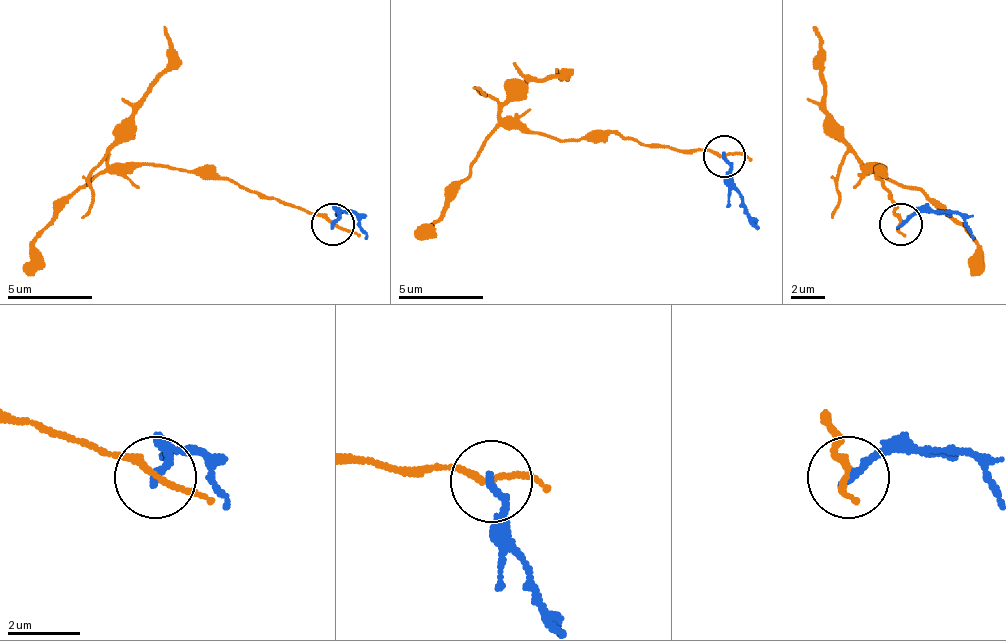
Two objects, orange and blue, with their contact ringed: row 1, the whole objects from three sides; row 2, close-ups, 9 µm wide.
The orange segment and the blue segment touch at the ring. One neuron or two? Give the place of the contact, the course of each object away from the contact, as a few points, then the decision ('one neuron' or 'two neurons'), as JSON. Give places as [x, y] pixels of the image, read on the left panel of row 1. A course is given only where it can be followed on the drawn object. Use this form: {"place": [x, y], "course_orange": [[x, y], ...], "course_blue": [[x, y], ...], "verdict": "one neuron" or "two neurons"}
{"place": [333, 224], "course_orange": [[332, 225], [225, 178], [169, 165], [110, 165], [80, 187], [37, 238], [29, 276]], "course_blue": [[332, 225], [340, 212], [353, 212], [366, 238]], "verdict": "two neurons"}

